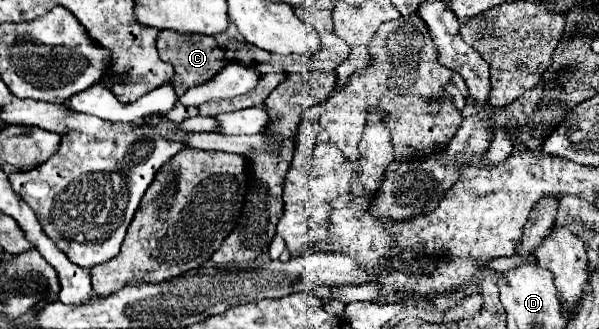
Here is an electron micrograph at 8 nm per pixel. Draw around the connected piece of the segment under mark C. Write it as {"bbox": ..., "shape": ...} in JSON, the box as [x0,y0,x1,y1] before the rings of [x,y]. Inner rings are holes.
{"bbox":[156,33,226,97],"shape":[[[176,33],[176,37],[170,41],[170,47],[168,47],[168,39],[164,39],[164,43],[160,41],[162,39],[156,41],[158,53],[164,51],[162,59],[166,63],[170,61],[174,67],[174,79],[170,81],[170,85],[174,87],[176,97],[182,97],[186,89],[208,81],[226,65],[218,37],[188,35],[182,41]],[[168,49],[172,59],[168,59]]]}

